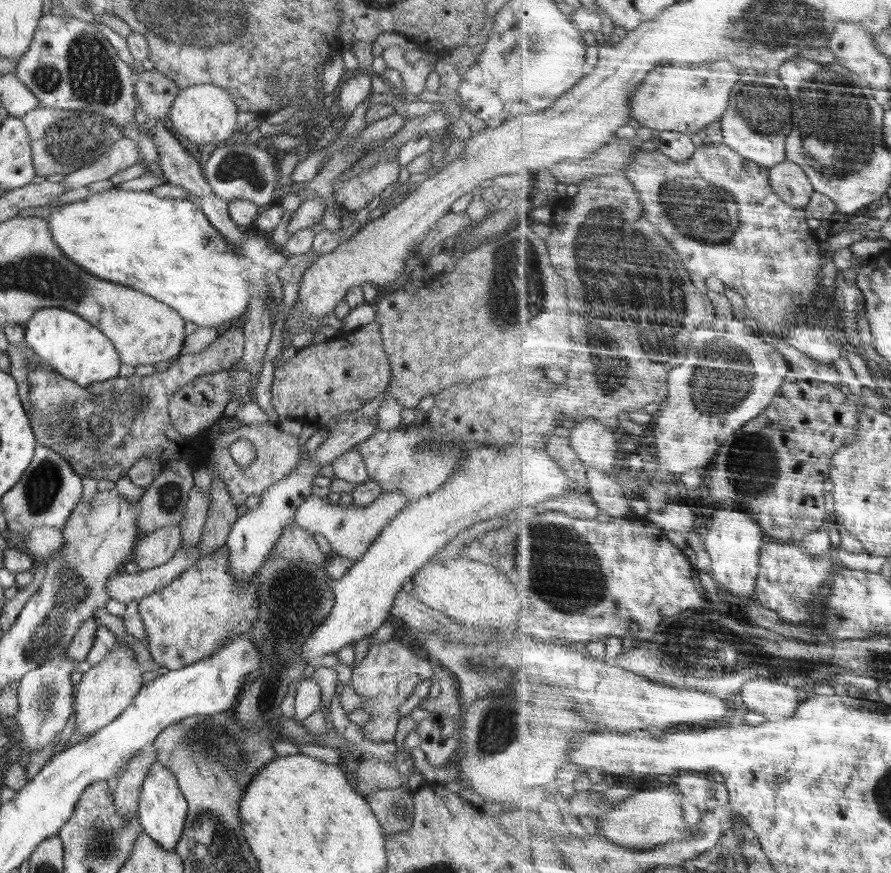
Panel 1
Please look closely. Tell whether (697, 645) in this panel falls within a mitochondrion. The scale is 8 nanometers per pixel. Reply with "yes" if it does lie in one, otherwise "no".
yes

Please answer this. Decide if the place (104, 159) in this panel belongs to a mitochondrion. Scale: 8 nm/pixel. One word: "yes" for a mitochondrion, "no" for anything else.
yes

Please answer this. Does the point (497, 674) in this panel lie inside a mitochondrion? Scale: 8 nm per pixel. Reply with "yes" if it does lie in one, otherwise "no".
yes

